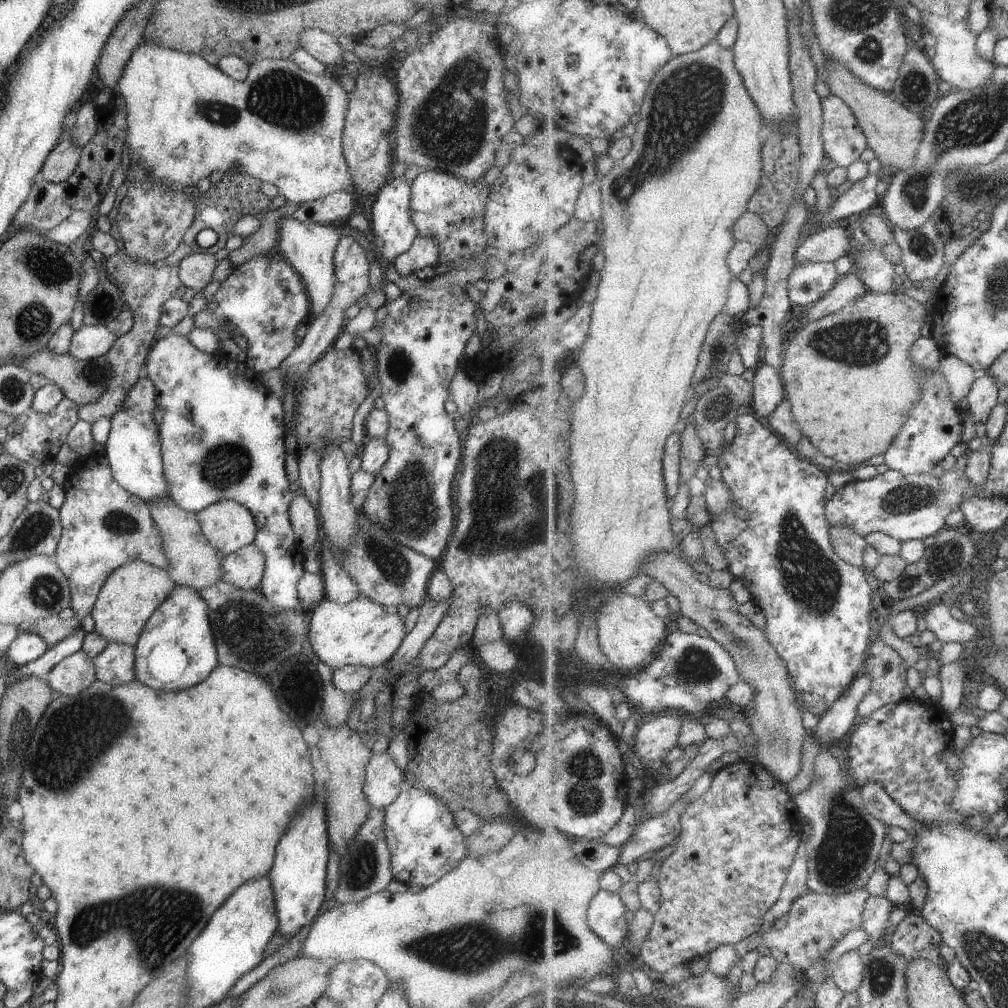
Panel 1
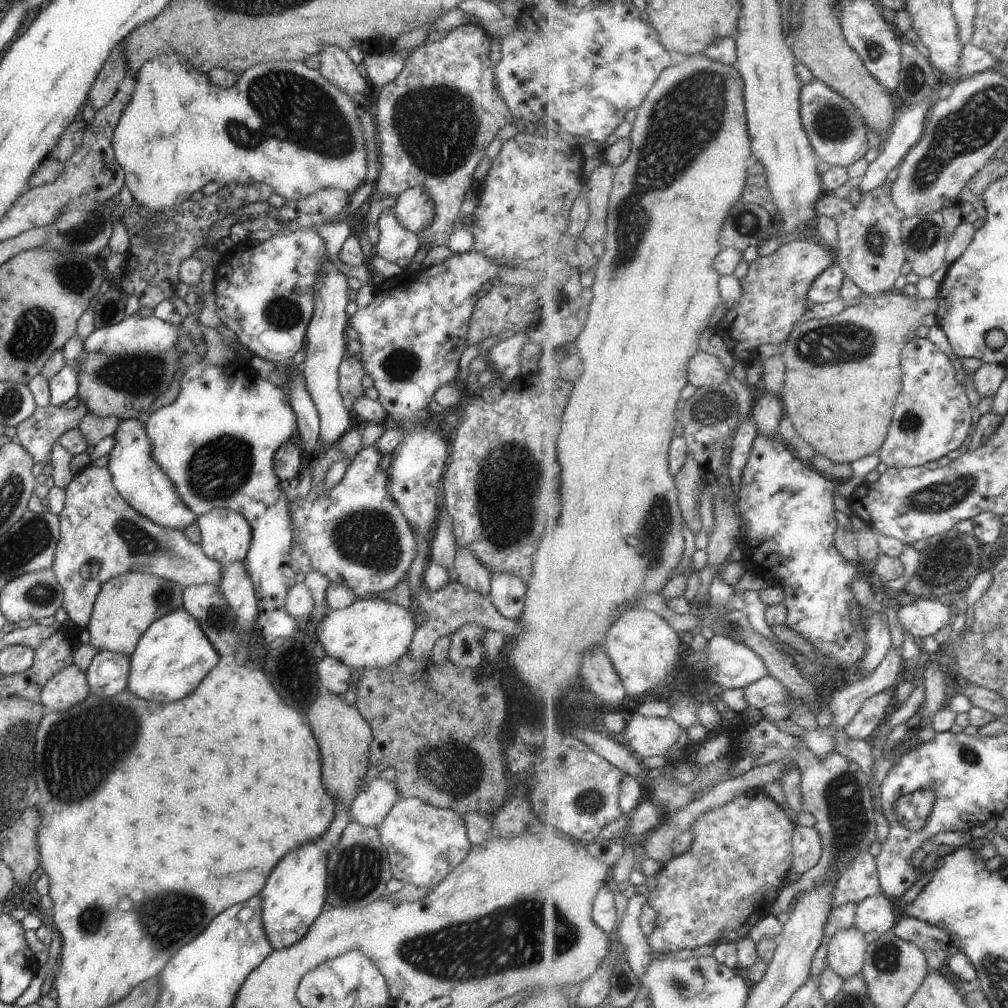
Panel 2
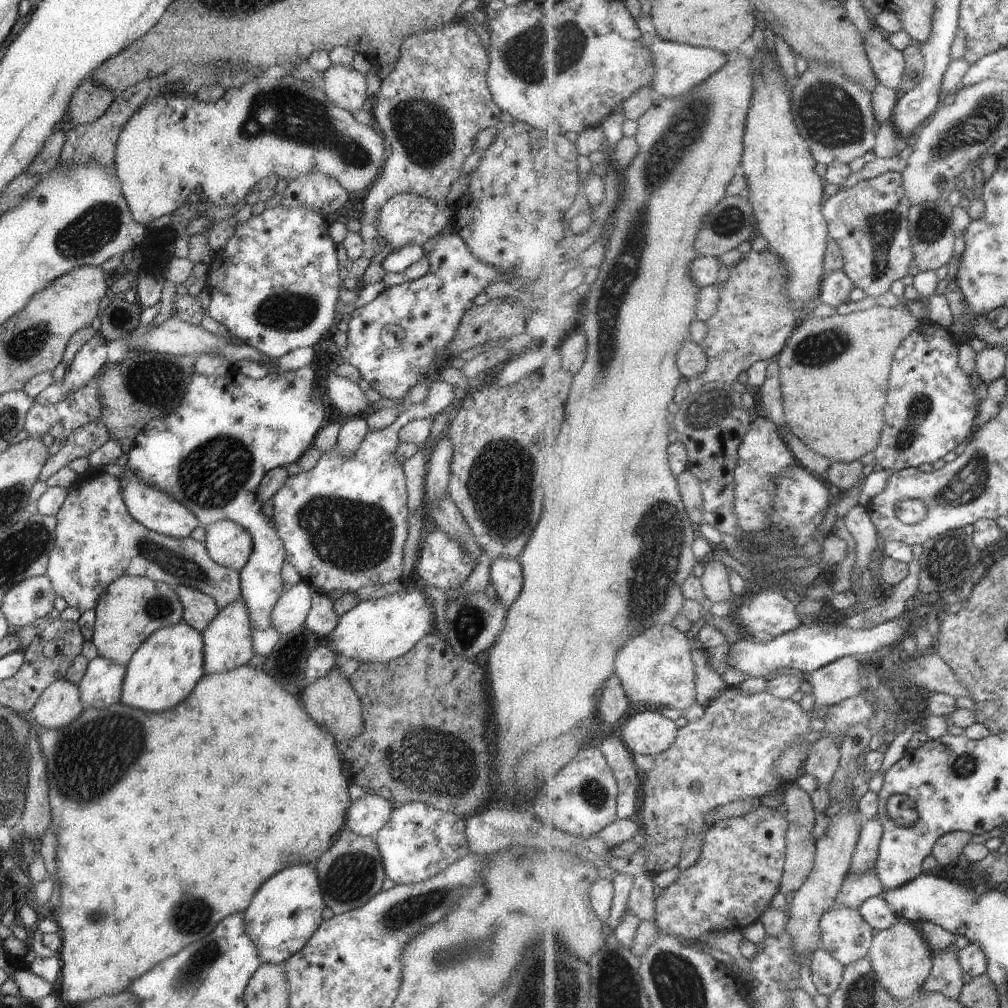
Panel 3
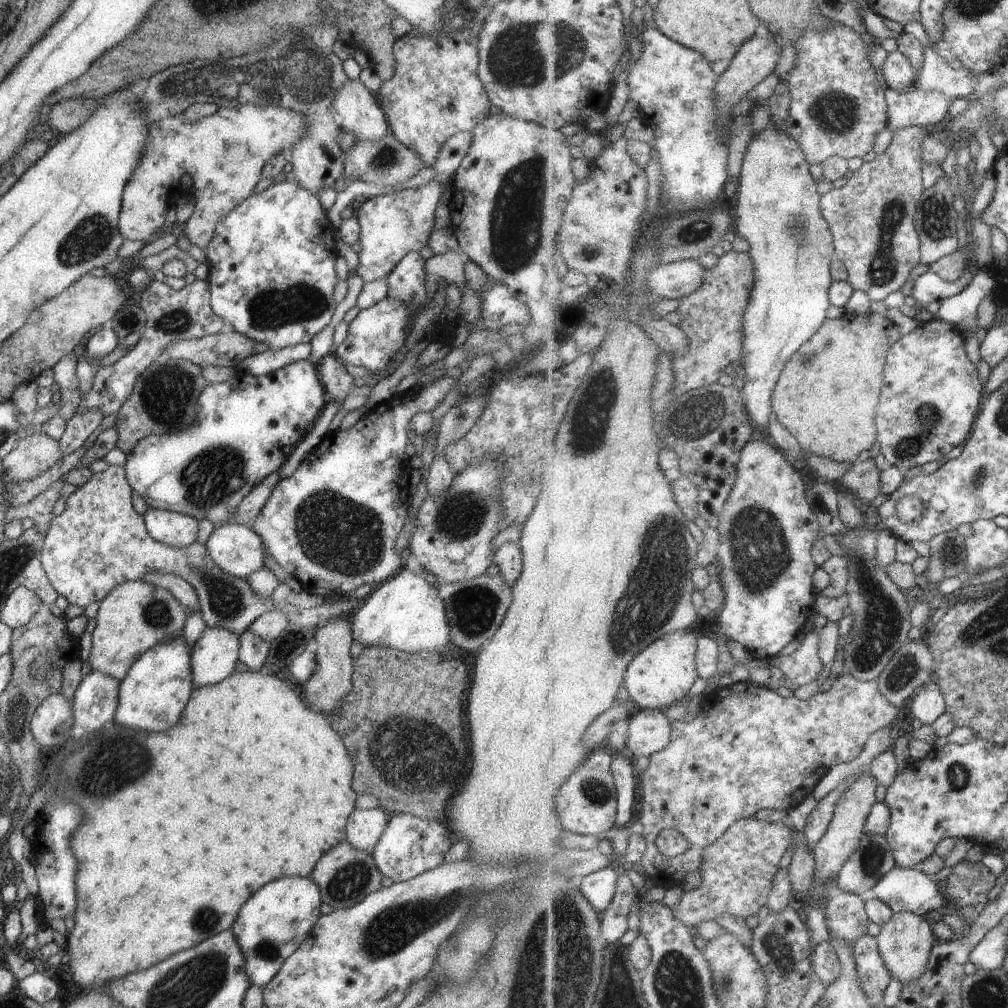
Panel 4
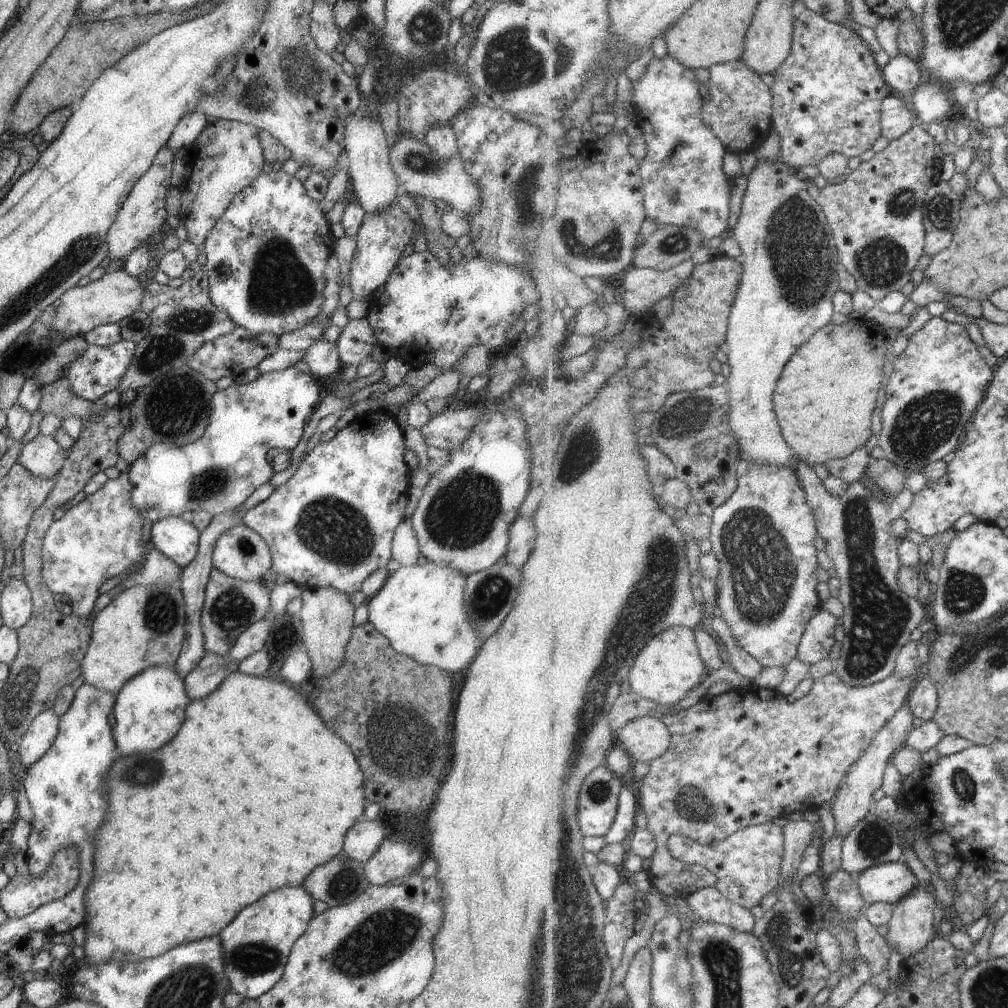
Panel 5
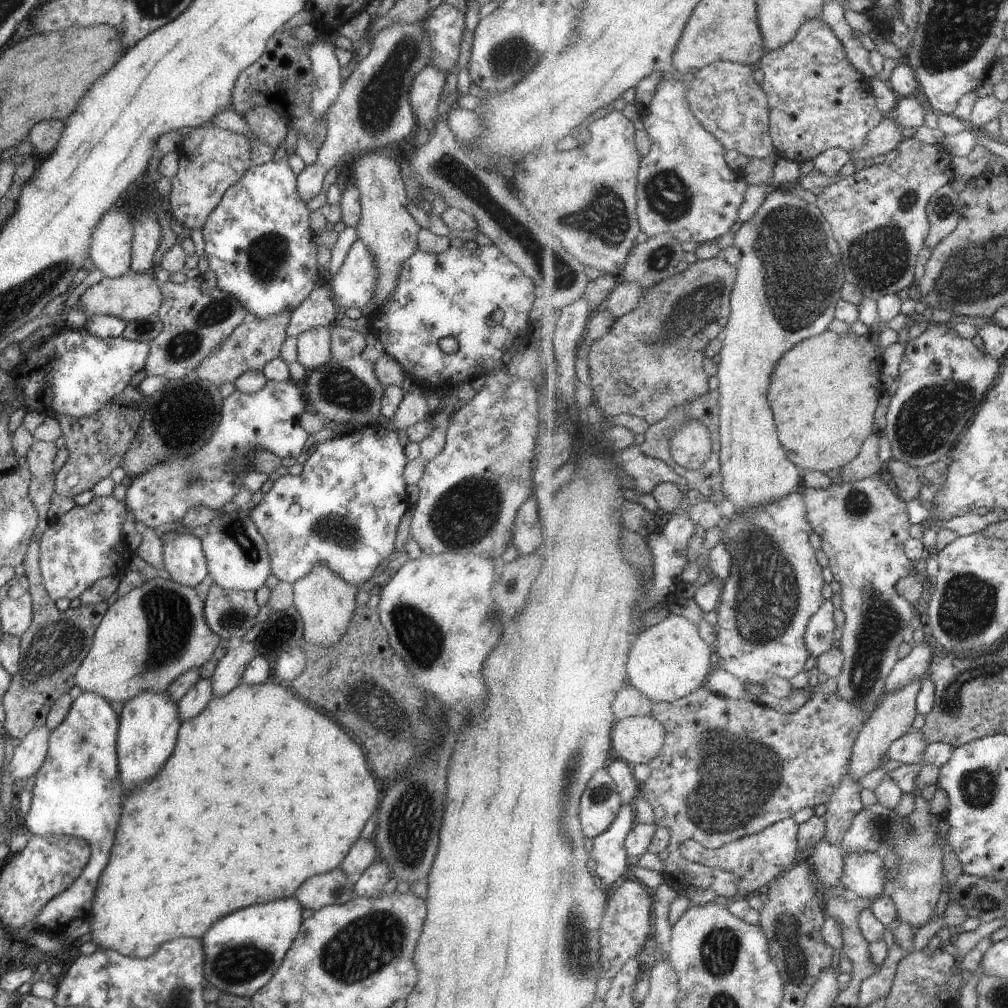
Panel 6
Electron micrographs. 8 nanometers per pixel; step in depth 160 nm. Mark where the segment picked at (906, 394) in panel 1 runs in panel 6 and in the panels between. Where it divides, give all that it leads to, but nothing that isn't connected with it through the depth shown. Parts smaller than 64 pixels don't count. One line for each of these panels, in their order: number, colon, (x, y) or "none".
2: (844, 373)
3: (835, 371)
4: (828, 395)
5: (825, 401)
6: (838, 376)

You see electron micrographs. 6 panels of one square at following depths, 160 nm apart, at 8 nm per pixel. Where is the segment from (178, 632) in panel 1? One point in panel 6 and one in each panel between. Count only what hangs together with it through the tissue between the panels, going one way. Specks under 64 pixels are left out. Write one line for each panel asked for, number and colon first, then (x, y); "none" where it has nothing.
2: (171, 657)
3: (164, 668)
4: (152, 694)
5: (148, 710)
6: (148, 723)

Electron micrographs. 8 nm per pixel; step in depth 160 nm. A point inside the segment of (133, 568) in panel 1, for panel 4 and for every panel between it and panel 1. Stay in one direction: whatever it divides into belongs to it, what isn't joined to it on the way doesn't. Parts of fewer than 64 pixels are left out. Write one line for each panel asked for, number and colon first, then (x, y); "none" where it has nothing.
2: (126, 605)
3: (130, 608)
4: (134, 616)

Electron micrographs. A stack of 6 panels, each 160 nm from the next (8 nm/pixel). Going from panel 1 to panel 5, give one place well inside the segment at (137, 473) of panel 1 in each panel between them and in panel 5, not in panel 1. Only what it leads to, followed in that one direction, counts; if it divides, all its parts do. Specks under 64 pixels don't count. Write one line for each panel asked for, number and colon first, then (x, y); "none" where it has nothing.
2: (139, 481)
3: (156, 511)
4: (170, 528)
5: (173, 536)

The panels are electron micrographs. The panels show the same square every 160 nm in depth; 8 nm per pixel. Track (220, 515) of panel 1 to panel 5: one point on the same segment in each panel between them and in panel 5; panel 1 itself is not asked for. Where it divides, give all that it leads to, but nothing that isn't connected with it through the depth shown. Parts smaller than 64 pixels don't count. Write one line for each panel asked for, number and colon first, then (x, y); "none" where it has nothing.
2: (225, 536)
3: (228, 544)
4: (235, 548)
5: (239, 553)

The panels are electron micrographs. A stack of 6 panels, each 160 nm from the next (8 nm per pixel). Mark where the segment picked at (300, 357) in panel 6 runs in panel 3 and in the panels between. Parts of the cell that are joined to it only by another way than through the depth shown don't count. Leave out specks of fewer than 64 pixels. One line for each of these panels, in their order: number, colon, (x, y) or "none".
3: (344, 395)
4: (336, 382)
5: (321, 358)

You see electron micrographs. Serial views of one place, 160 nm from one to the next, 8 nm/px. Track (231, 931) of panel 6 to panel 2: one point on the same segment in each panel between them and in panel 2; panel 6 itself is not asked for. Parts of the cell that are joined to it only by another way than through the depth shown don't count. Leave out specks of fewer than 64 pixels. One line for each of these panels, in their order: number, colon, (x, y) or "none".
2: (294, 893)
3: (284, 911)
4: (269, 926)
5: (255, 945)

